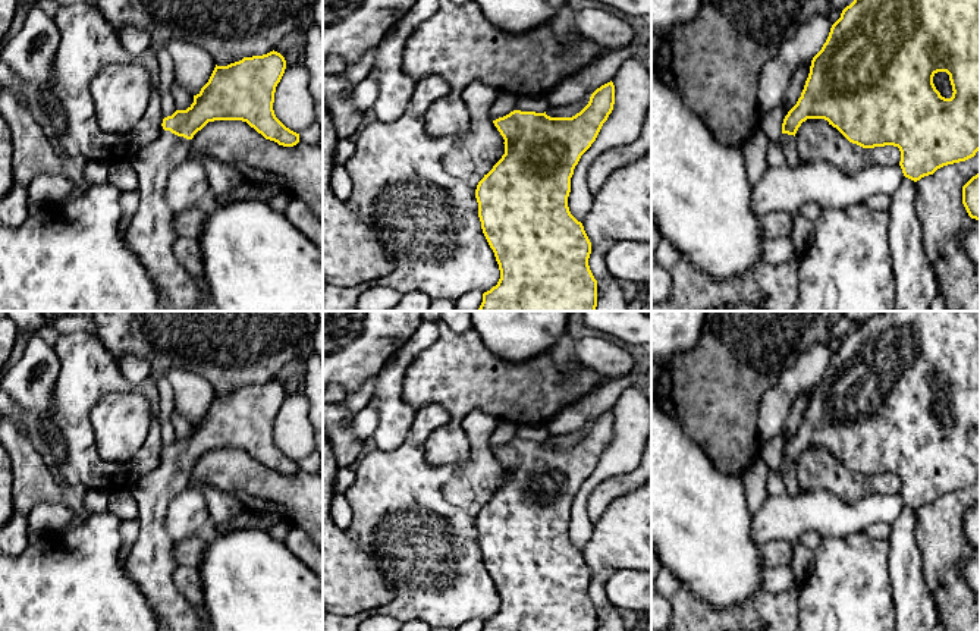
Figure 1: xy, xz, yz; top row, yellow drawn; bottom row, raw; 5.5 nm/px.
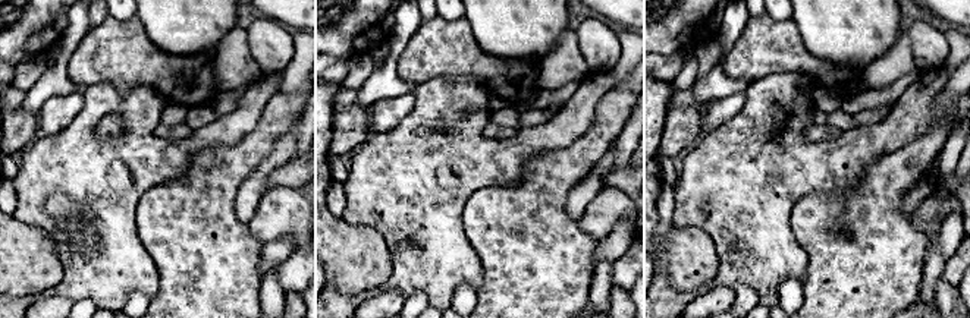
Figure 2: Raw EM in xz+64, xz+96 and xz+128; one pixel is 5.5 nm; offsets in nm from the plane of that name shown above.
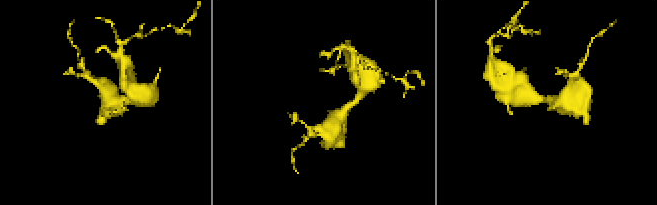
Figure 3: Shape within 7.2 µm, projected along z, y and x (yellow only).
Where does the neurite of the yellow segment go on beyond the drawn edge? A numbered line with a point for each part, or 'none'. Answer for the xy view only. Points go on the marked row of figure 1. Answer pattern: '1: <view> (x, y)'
1: xy (151, 235)

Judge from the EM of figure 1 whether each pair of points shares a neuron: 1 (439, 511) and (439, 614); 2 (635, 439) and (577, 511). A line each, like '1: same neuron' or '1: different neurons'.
1: same neuron
2: same neuron

